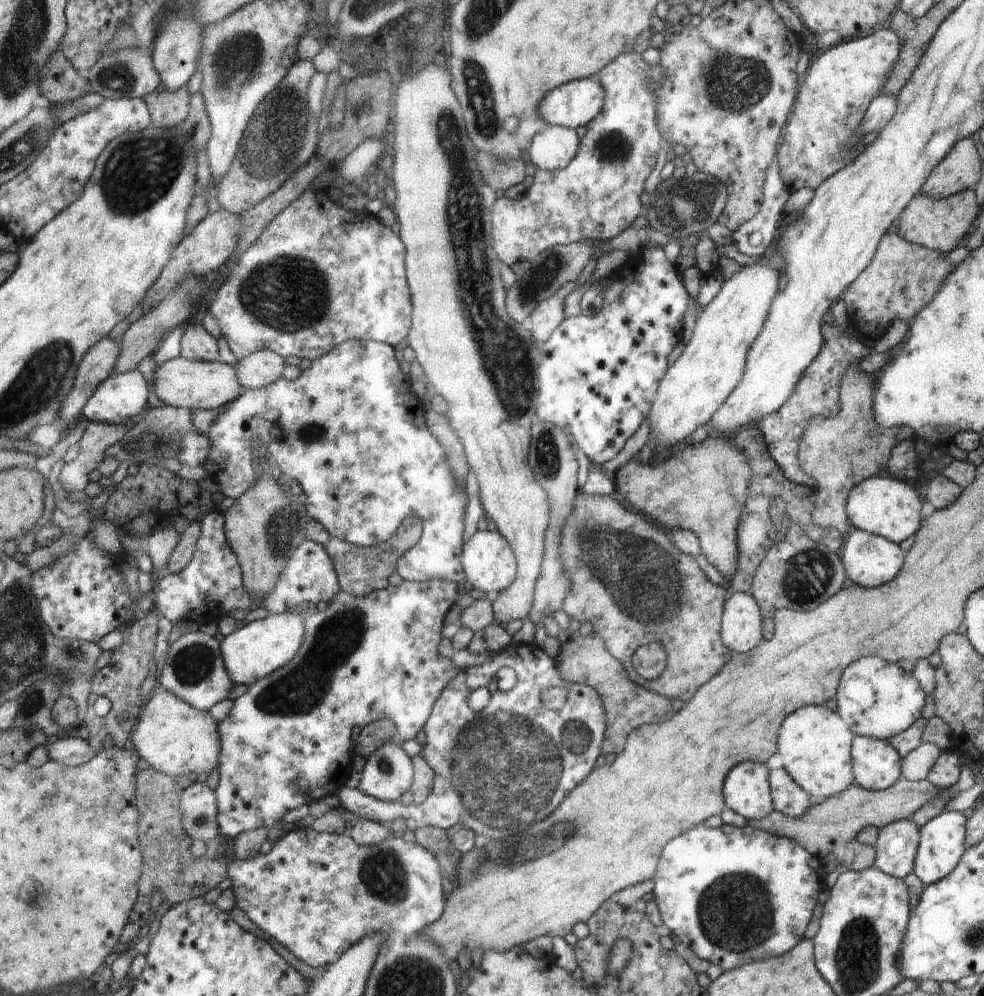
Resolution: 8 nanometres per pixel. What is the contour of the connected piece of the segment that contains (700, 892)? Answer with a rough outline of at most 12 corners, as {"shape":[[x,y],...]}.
{"shape":[[747,825],[666,844],[662,922],[723,971],[801,943],[821,858]]}

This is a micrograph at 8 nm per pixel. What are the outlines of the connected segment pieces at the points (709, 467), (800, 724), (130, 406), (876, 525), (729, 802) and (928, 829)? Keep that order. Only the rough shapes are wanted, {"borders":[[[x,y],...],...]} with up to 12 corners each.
{"borders":[[[710,433],[680,454],[633,457],[616,496],[737,573],[751,469]],[[822,705],[792,712],[777,753],[816,800],[854,782],[848,722]],[[140,370],[98,388],[83,415],[124,423],[150,409]],[[887,474],[848,499],[852,528],[900,544],[916,535],[922,500]],[[742,762],[726,780],[726,809],[763,820],[775,809],[769,769]],[[943,811],[920,828],[913,874],[924,887],[961,863],[964,814]]]}

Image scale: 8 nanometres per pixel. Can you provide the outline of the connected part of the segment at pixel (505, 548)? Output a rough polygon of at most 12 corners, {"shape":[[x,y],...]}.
{"shape":[[478,530],[461,562],[468,585],[490,597],[517,579],[516,554],[498,532]]}

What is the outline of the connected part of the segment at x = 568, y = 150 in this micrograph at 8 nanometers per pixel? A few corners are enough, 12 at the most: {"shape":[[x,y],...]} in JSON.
{"shape":[[547,125],[528,156],[536,169],[556,171],[577,157],[575,130]]}

